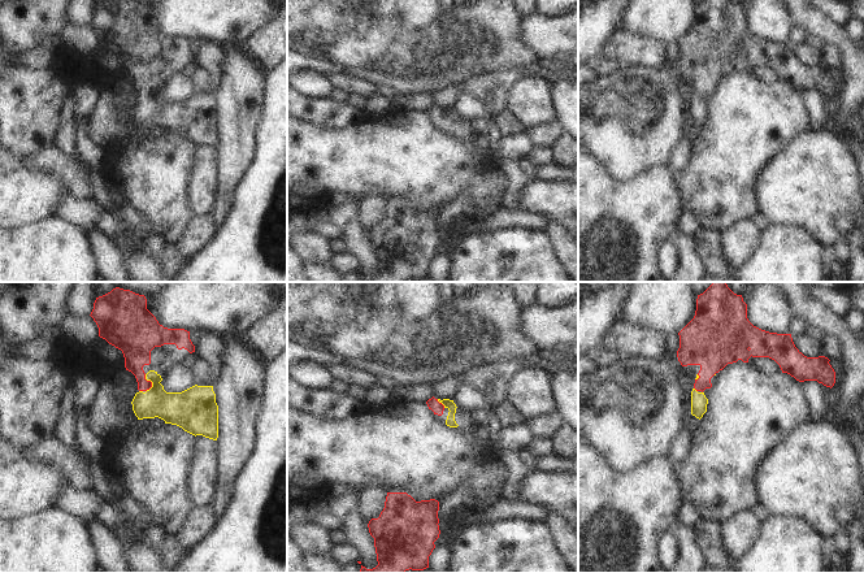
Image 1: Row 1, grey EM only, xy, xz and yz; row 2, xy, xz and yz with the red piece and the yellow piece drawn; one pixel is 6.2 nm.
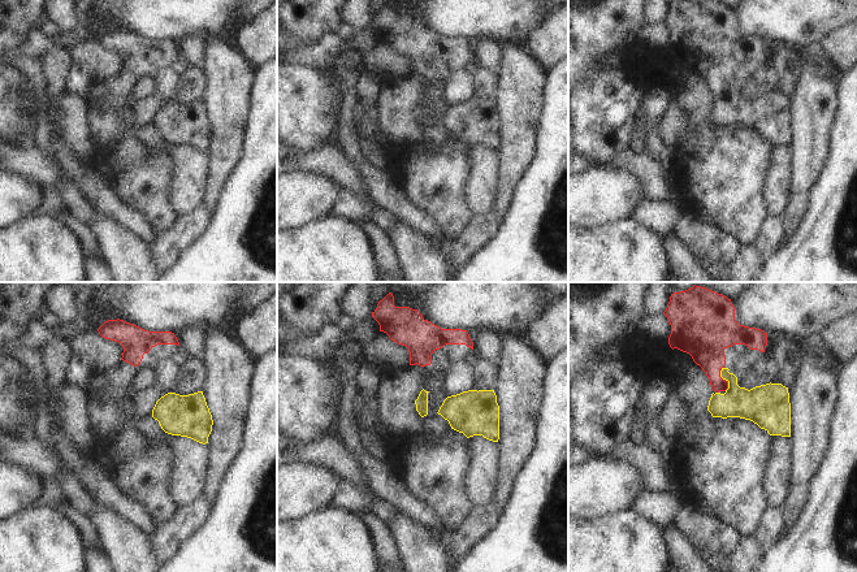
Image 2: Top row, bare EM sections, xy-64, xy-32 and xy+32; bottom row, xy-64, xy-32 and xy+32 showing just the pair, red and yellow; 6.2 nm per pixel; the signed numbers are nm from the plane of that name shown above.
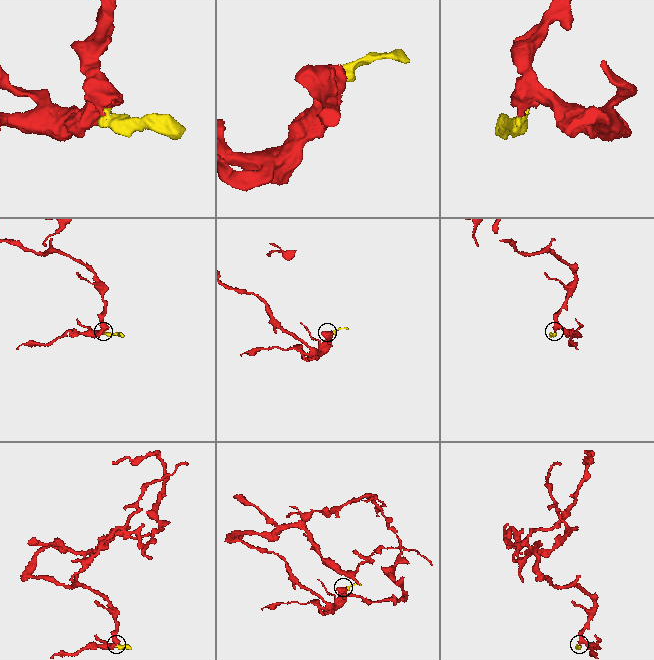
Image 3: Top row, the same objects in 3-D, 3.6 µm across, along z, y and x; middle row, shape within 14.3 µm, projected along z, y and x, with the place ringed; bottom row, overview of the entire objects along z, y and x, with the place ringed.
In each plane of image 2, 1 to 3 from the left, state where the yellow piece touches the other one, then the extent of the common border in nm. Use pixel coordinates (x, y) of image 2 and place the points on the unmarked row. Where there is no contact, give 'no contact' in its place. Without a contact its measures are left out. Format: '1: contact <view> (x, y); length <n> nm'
1: no contact
2: no contact
3: contact xy+32 (722, 87); length 150 nm

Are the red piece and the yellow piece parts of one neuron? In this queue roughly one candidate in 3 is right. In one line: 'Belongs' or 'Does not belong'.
Belongs

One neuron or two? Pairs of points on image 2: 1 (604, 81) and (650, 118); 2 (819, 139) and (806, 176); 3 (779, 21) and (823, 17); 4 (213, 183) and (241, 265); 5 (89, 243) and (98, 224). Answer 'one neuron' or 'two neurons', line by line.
1: two neurons
2: one neuron
3: one neuron
4: two neurons
5: two neurons

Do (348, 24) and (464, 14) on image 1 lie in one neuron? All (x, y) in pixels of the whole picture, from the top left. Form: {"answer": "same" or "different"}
{"answer": "same"}

